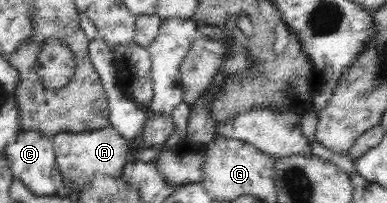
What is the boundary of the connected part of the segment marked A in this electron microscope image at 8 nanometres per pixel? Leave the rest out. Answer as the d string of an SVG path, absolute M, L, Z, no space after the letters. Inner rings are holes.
M109 125L100 130L89 130L81 133L58 133L52 137L55 162L63 176L65 186L84 186L94 175L105 174L118 178L129 155L128 141Z

